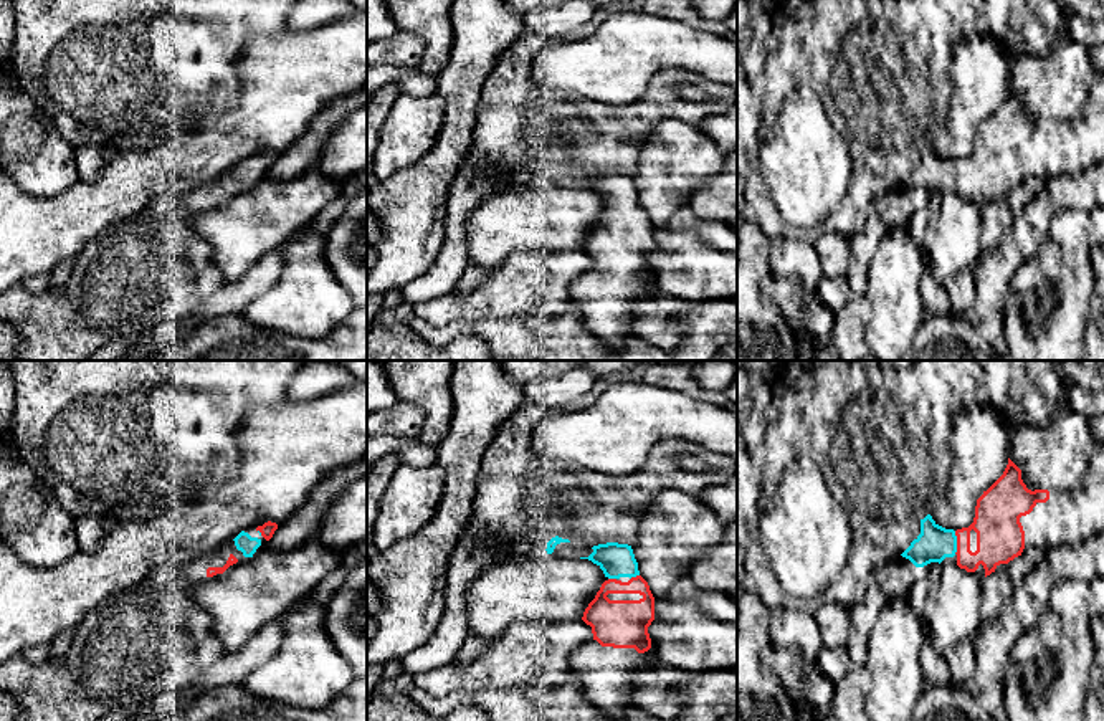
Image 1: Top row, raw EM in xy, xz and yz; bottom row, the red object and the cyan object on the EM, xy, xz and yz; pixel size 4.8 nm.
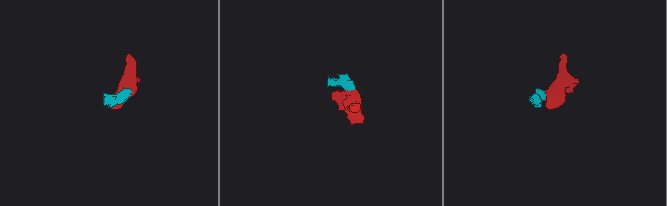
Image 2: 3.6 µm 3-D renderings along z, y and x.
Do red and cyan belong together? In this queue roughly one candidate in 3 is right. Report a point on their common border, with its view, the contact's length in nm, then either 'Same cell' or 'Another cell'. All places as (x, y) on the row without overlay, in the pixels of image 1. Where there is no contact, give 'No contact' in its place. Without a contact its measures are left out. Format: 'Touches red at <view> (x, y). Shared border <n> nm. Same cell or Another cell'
Touches red at yz (957, 172). Shared border 110 nm. Same cell

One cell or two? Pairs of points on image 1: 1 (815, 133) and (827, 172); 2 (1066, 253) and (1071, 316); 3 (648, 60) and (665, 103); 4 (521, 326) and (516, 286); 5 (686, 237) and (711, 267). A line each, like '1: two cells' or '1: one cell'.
1: one cell
2: one cell
3: two cells
4: two cells
5: one cell

